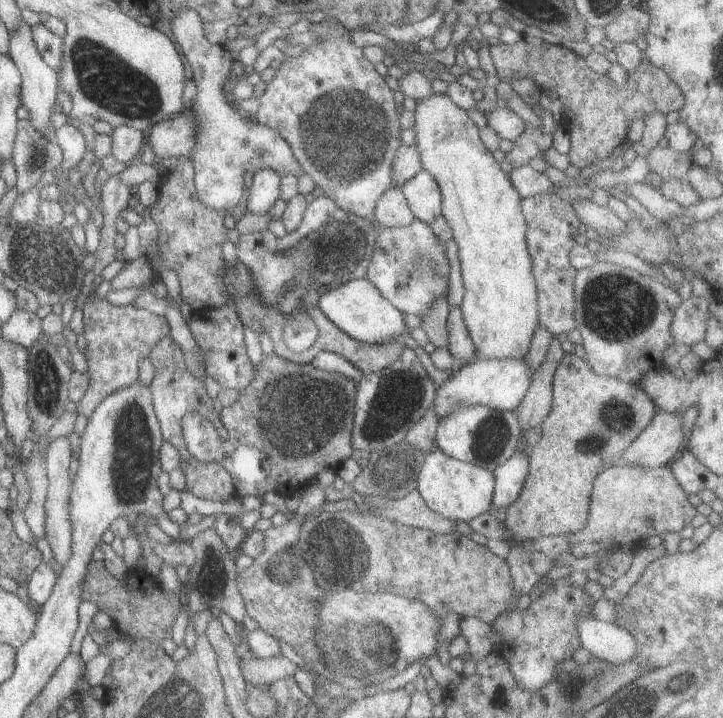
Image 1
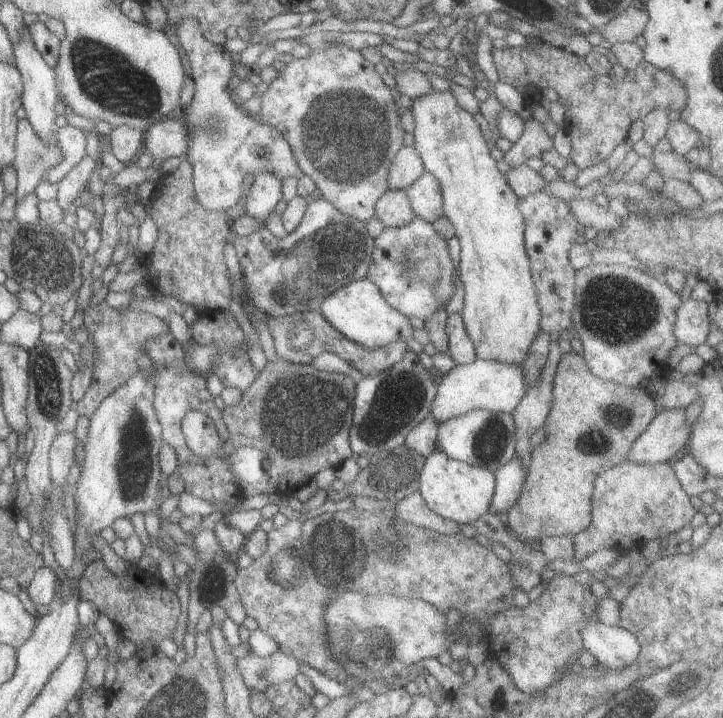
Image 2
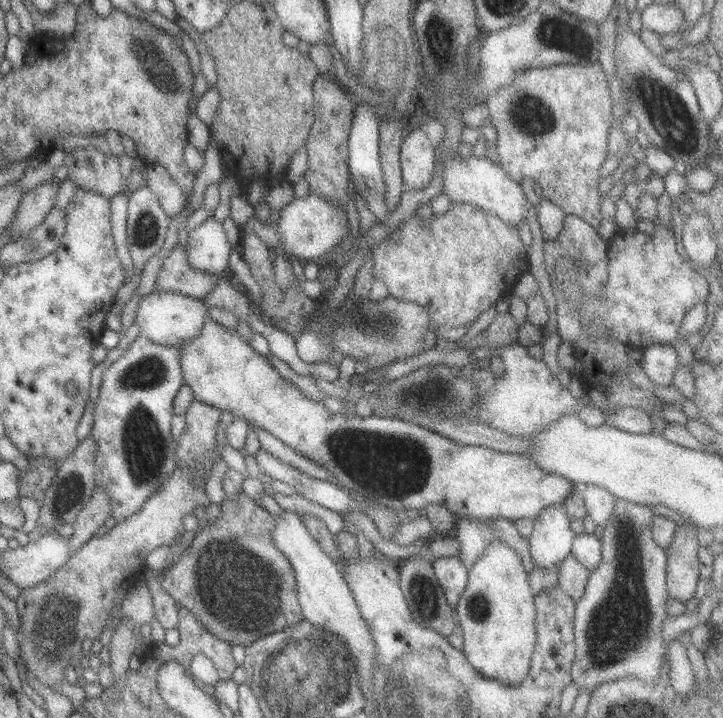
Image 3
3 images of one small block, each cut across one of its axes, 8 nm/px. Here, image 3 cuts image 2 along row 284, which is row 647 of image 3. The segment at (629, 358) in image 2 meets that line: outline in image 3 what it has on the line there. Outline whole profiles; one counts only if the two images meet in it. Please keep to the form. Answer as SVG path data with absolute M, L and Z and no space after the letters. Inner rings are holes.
M615 499L612 516L603 528L600 542L600 561L594 571L588 572L588 581L579 600L574 601L572 635L574 657L570 668L570 680L576 690L593 690L598 684L635 676L641 682L655 682L663 673L663 658L666 658L666 643L662 639L662 622L668 617L665 603L666 551L651 538L650 526L653 515L651 506L633 504Z

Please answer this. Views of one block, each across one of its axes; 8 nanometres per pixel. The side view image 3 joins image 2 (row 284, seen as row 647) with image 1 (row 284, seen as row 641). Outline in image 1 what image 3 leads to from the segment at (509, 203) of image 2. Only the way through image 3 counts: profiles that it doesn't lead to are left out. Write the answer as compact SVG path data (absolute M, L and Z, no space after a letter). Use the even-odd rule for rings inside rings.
M432 93L415 104L414 145L420 163L437 183L440 192L440 215L447 222L453 242L457 244L457 258L464 293L459 310L467 334L475 347L477 359L515 358L524 360L531 337L537 328L536 290L531 261L525 244L527 230L525 219L519 210L519 194L513 190L507 174L479 138L479 126L469 112L455 106L447 94Z

